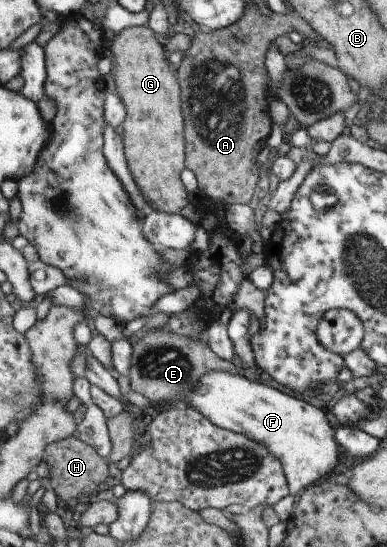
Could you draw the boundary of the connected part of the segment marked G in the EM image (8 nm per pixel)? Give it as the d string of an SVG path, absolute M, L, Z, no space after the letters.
M147 26L122 29L110 47L114 64L107 83L118 93L126 109L121 139L132 181L151 210L179 214L189 201L180 180L185 155L183 119L179 86L163 52L164 48Z

